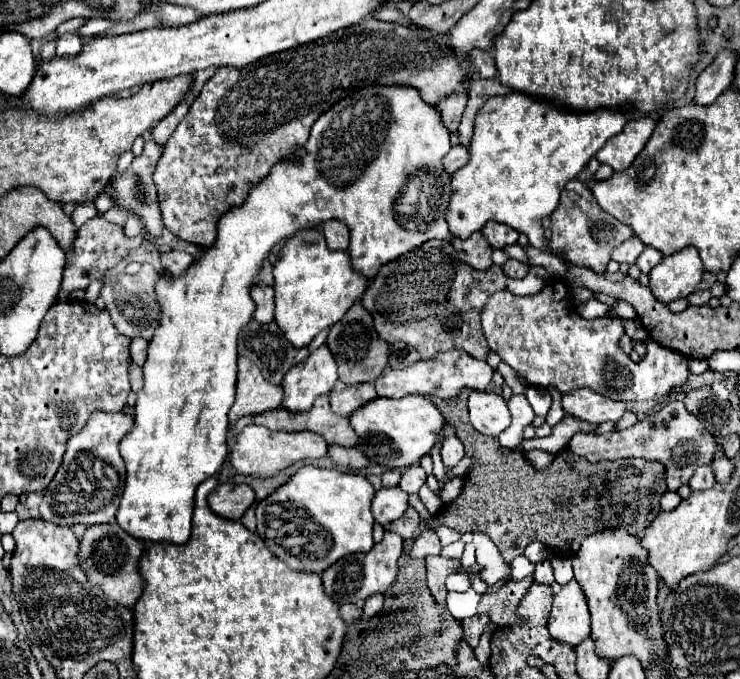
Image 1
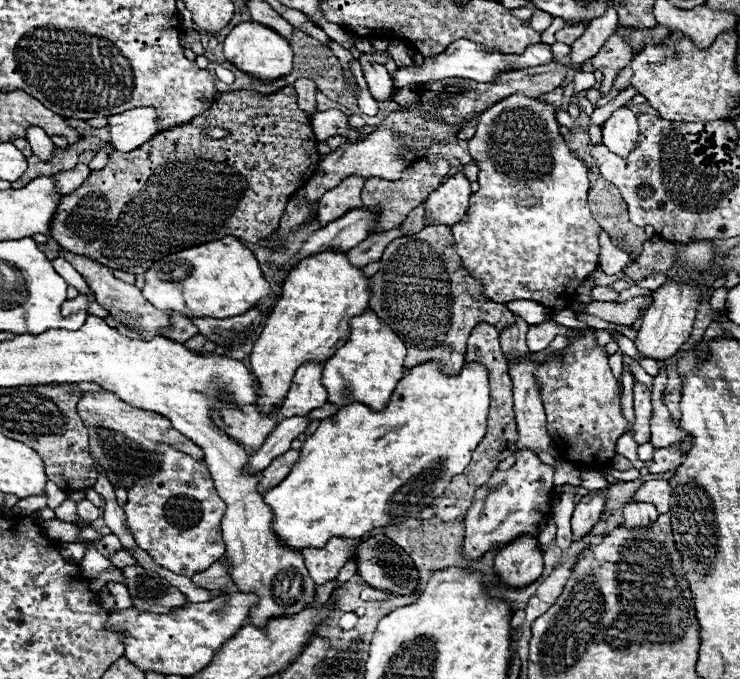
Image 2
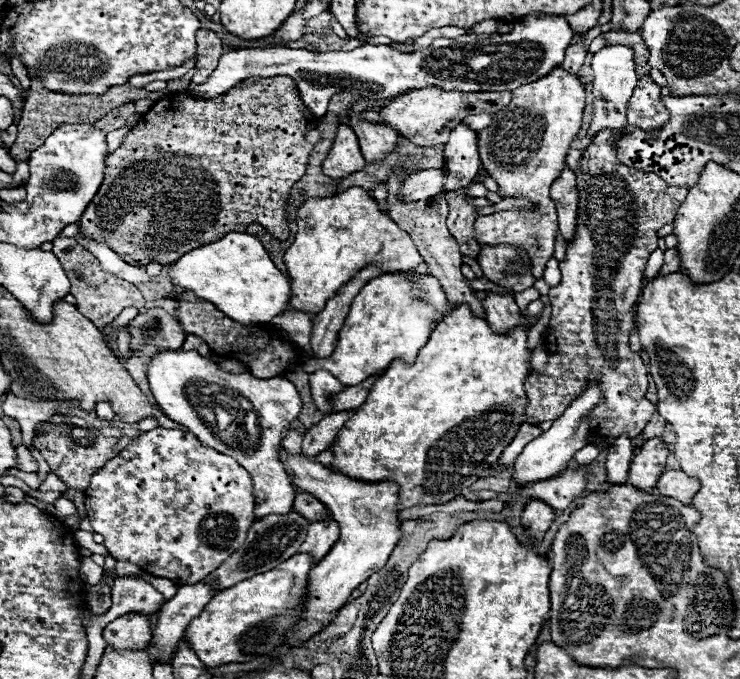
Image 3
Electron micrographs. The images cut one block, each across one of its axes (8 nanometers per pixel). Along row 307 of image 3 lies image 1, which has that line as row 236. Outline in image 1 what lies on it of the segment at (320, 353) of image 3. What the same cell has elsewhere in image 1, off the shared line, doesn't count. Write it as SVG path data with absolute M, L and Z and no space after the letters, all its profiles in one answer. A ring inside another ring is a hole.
M328 220L320 228L322 228L324 236L326 236L326 244L332 250L348 250L348 246L350 246L350 230L342 220Z

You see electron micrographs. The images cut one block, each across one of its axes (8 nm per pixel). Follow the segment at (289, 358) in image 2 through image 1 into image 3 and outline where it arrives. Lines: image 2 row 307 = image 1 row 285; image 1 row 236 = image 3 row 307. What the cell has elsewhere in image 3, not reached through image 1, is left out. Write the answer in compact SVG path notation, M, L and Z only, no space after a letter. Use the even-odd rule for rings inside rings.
M358 186L330 198L306 200L298 208L296 224L298 232L284 254L284 264L292 286L290 308L298 312L322 312L326 300L340 290L340 284L346 284L360 272L364 264L380 264L382 274L396 274L408 272L424 262L412 238L380 212L374 198Z

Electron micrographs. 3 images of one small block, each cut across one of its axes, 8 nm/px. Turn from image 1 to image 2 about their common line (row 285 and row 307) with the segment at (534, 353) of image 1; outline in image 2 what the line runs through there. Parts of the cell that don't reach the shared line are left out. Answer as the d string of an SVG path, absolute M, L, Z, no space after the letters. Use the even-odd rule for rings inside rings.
M524 94L508 96L490 106L478 120L478 128L468 150L478 164L480 190L470 196L470 206L464 218L452 226L462 264L482 280L484 294L500 304L510 300L534 300L552 312L564 310L576 288L598 268L598 232L600 226L592 218L586 204L588 168L572 156L564 138L558 132L556 108Z

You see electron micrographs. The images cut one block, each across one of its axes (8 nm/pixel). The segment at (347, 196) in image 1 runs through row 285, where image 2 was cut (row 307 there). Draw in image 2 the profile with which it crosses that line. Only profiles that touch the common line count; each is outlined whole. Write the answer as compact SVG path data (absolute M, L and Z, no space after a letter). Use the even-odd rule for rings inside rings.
M226 236L222 240L214 240L196 248L176 252L172 256L164 256L164 260L158 260L156 264L152 264L152 268L144 276L146 276L146 284L142 288L142 294L148 298L148 302L164 312L174 310L184 316L232 318L232 316L246 314L262 298L270 296L270 284L264 278L258 260L254 258L252 250L248 250L236 236Z

